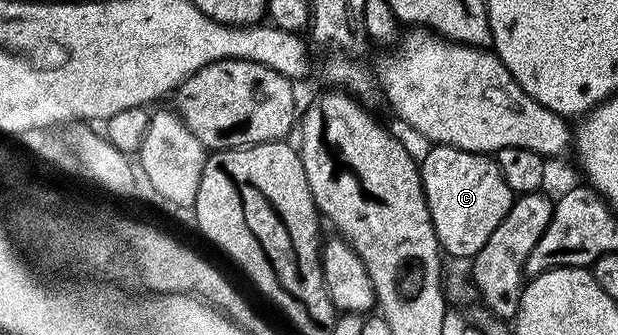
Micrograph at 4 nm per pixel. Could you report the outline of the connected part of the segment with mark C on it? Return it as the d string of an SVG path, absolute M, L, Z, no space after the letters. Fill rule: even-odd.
M434 145L426 153L426 158L421 158L422 186L430 212L430 222L438 236L443 250L454 257L466 257L472 259L488 243L492 231L500 227L500 219L508 215L508 211L514 202L515 193L510 190L504 175L500 171L497 160L485 153L473 153L457 149L451 145Z

